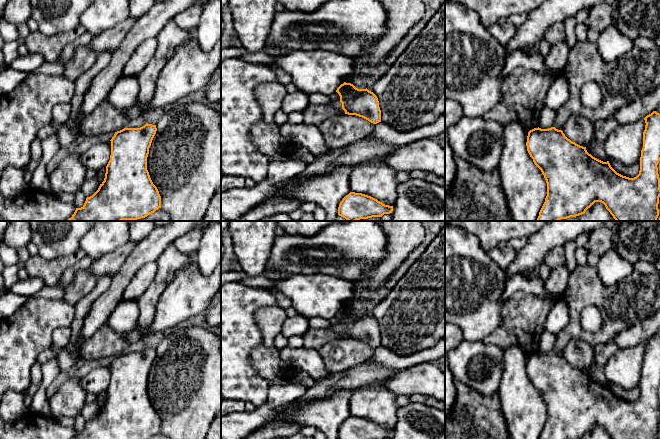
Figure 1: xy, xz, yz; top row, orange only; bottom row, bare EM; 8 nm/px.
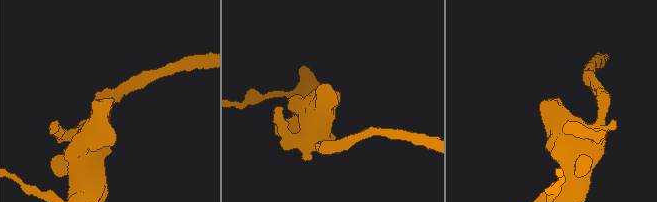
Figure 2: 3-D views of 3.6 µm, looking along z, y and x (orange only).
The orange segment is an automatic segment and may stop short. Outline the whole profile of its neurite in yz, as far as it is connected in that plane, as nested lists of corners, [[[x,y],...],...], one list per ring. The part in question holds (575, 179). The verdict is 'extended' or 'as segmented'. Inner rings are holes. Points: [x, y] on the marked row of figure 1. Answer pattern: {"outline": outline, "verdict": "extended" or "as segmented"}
{"outline": [[[653,111],[645,118],[640,171],[634,178],[617,173],[609,161],[603,162],[568,139],[562,130],[534,128],[528,132],[527,151],[547,183],[547,196],[537,221],[559,221],[582,215],[595,202],[601,202],[616,221],[657,221],[659,216],[660,114]]], "verdict": "as segmented"}

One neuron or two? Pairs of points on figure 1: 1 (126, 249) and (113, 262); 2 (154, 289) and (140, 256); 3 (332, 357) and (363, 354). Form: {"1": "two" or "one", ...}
{"1": "one", "2": "two", "3": "one"}

